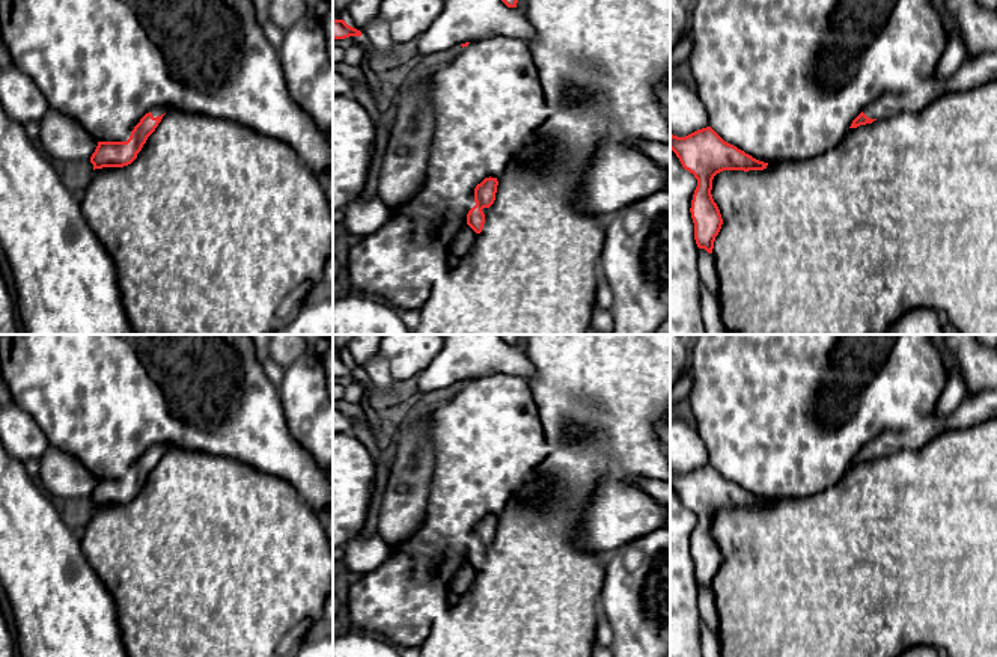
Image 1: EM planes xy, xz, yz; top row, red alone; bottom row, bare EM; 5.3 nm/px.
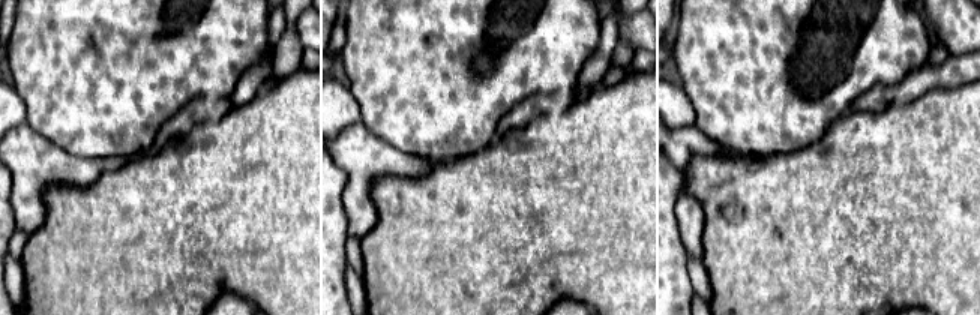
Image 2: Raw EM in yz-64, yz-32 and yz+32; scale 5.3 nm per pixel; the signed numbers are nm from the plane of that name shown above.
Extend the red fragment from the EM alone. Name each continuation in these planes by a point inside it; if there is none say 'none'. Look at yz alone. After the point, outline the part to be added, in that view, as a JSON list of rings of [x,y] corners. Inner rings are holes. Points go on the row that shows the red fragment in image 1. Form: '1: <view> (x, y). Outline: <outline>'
1: yz (972, 73). Outline: [[[997,53],[965,59],[958,71],[946,80],[938,80],[932,74],[916,95],[886,93],[869,104],[863,113],[870,119],[892,118],[908,110],[916,99],[929,102],[946,92],[965,92],[991,80],[997,80]]]

